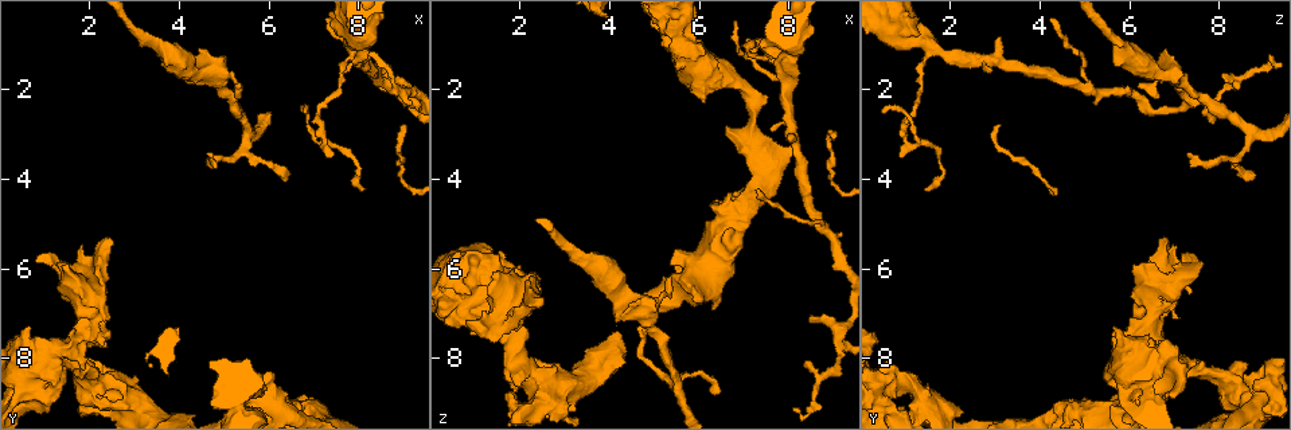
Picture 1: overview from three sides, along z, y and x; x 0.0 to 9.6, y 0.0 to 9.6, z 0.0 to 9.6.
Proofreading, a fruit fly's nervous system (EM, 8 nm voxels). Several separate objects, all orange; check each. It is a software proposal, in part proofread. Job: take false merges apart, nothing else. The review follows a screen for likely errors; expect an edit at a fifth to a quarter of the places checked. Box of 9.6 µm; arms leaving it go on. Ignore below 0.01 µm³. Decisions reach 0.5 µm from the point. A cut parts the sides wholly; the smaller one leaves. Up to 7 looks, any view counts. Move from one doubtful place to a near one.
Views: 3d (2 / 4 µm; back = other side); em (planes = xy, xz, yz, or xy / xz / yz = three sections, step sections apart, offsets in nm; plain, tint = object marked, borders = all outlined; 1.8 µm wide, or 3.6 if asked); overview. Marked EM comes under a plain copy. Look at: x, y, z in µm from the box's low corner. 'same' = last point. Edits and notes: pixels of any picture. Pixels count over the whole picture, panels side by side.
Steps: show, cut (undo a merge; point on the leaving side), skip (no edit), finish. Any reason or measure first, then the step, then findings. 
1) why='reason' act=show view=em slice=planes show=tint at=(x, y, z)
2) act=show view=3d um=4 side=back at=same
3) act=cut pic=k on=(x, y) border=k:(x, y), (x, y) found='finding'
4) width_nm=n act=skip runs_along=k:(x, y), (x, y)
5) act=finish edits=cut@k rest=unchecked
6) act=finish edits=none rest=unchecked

why='touches itself' act=show view=3d um=4 at=(1.05, 8.25, 5.95)

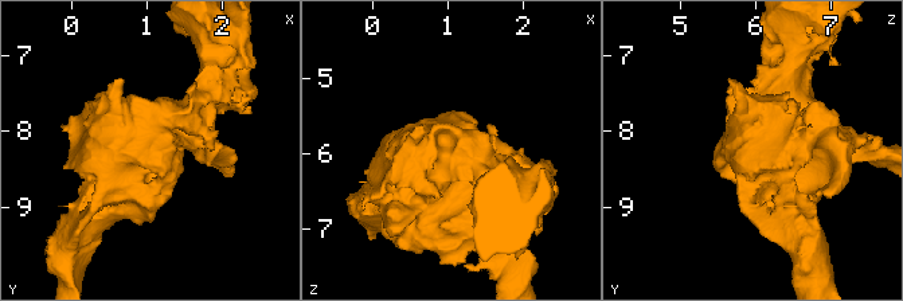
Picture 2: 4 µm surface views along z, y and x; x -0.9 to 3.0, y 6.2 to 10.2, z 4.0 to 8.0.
why='now the EM' act=show view=em um=3.6 slice=planes show=tint at=(1.05, 8.20, 6.00)

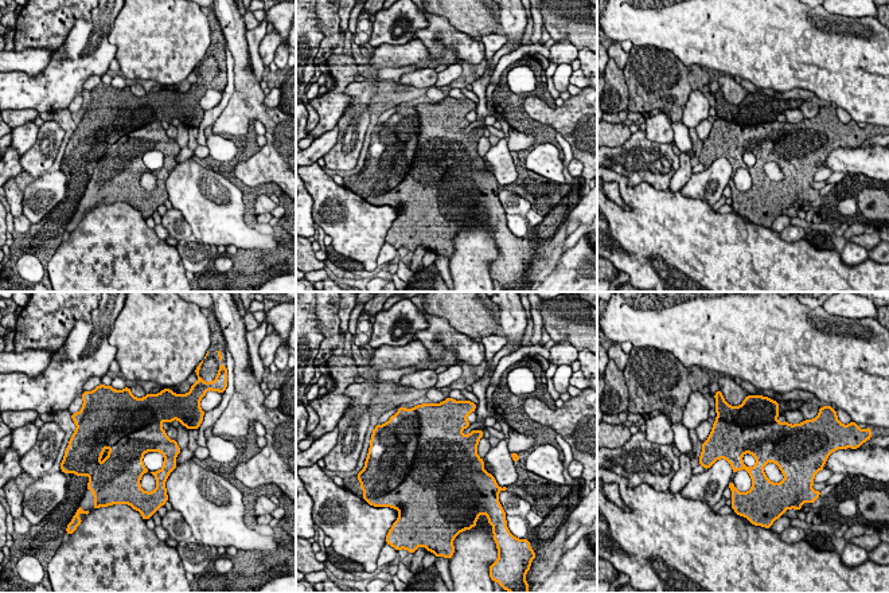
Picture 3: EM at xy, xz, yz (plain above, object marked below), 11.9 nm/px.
width_nm=550 act=skip found='continuous, no second neuron'

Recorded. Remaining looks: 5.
why='branch point' act=show view=em slice=planes show=borders at=(4.70, 1.65, 6.90)

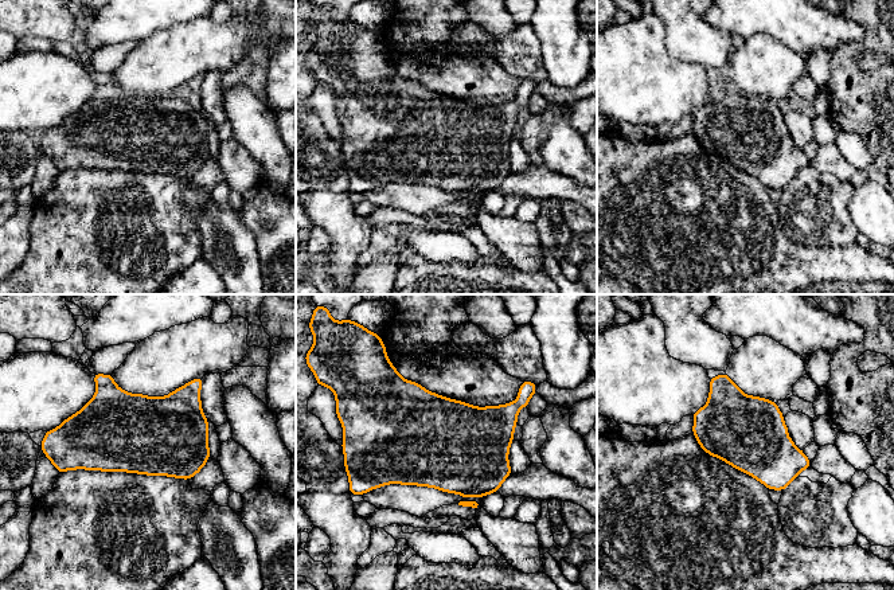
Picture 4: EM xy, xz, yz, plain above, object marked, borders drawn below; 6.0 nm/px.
act=skip found='one neuron here'

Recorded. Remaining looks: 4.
why='branch point' act=show view=3d um=4 at=(8.65, 1.85, 4.85)

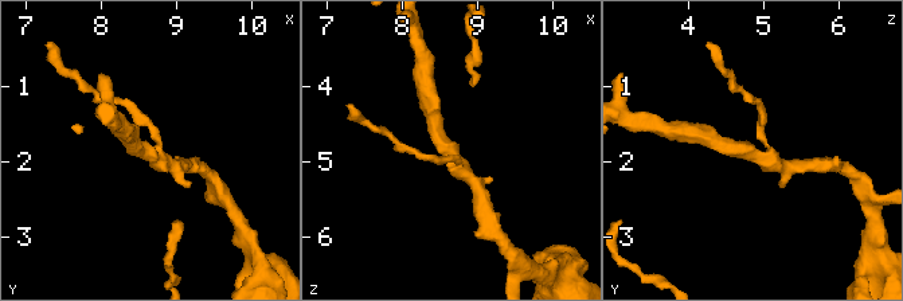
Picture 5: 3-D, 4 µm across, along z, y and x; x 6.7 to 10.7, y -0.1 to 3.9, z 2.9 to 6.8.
arms=3 act=show view=em slice=planes show=tint at=(8.65, 1.85, 4.85)

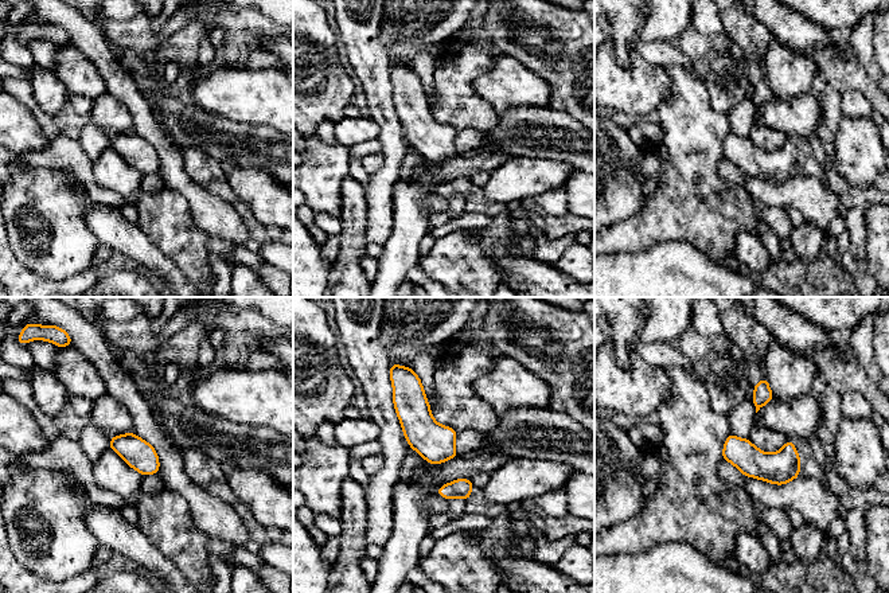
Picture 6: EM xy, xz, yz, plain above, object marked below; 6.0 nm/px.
act=skip found='one neuron here'

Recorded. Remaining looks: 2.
act=finish edits=none rest=unchecked

